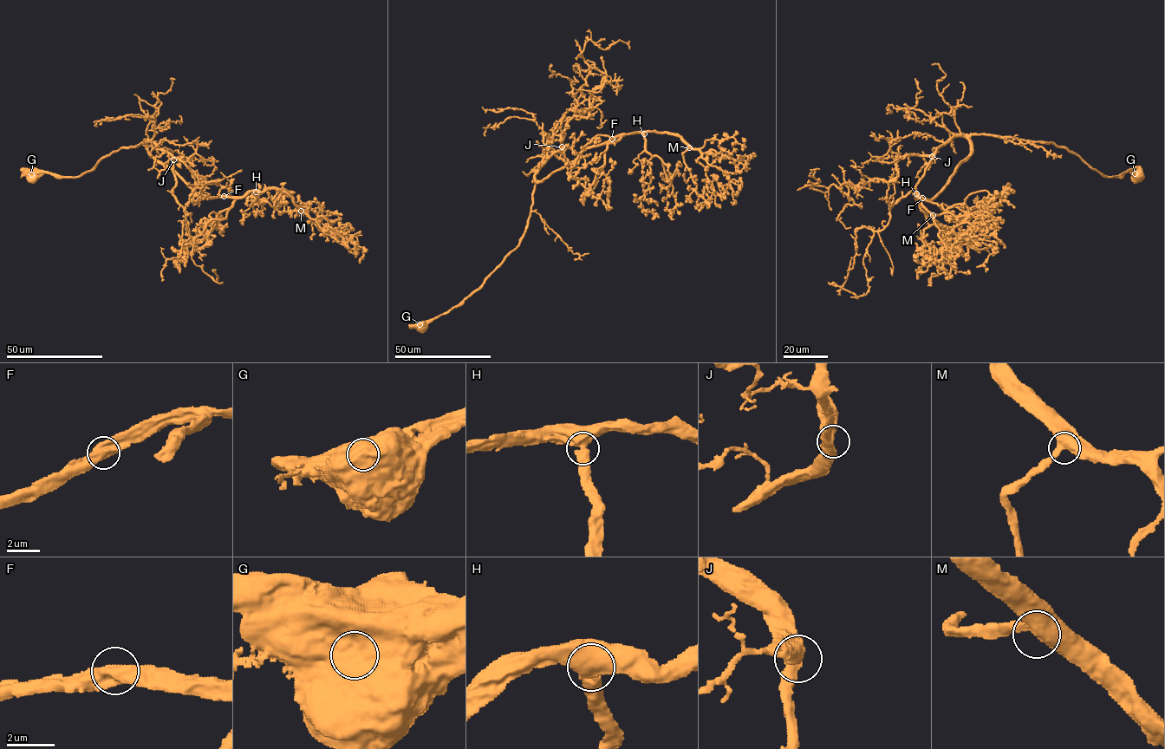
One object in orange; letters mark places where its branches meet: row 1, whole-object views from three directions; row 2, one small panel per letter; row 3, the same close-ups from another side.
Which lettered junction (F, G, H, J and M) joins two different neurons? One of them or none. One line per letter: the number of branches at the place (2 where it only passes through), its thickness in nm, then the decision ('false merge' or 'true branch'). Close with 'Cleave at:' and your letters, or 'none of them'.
F: branches 2; calibre 650 nm; true branch
G: branches 1; calibre 1150 nm; true branch
H: branches 2; calibre 600 nm; true branch
J: branches 3; calibre 500 nm; true branch
M: branches 2; calibre 600 nm; true branch
Cleave at: none of them

